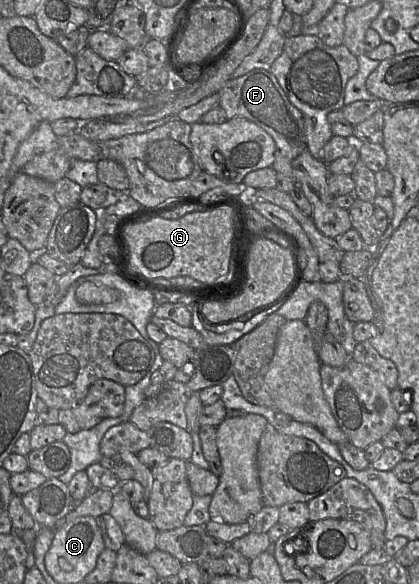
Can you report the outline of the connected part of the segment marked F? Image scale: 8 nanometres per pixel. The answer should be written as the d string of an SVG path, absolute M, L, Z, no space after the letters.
M254 69L245 75L232 78L219 91L220 107L225 111L227 120L242 117L263 130L275 142L275 160L272 168L277 174L293 178L292 161L307 148L304 118L288 99L276 77L264 69Z

